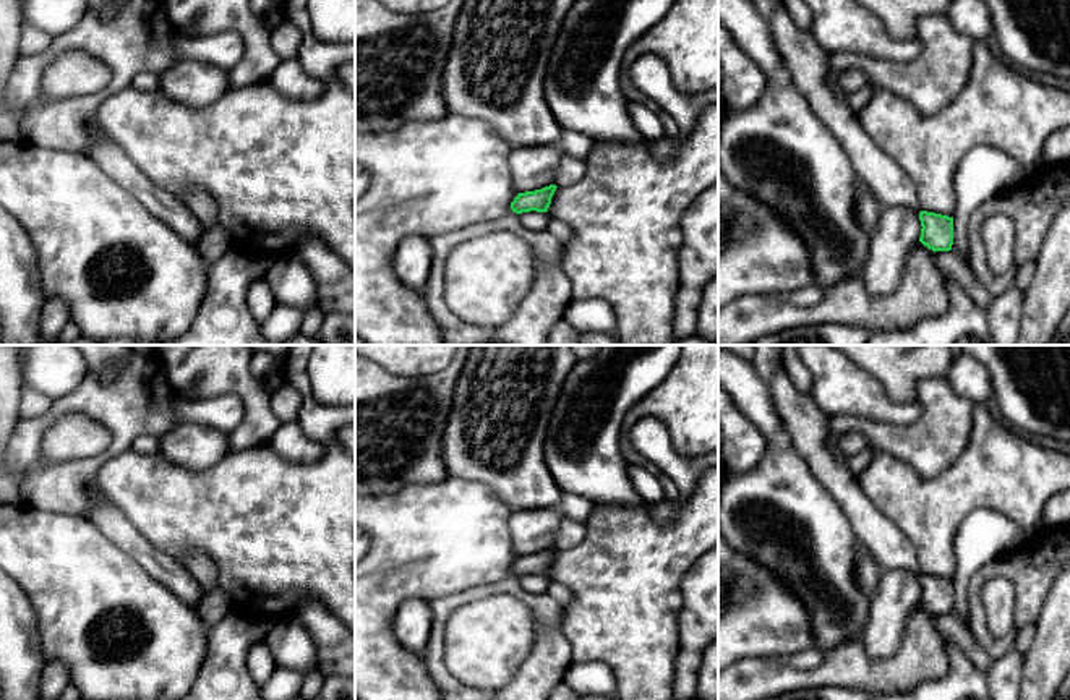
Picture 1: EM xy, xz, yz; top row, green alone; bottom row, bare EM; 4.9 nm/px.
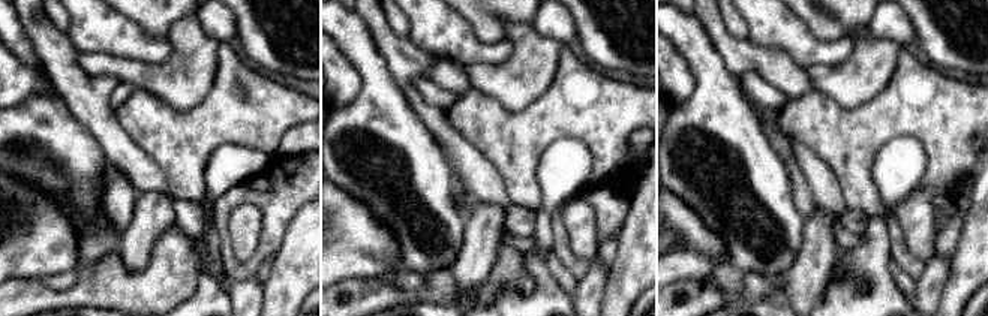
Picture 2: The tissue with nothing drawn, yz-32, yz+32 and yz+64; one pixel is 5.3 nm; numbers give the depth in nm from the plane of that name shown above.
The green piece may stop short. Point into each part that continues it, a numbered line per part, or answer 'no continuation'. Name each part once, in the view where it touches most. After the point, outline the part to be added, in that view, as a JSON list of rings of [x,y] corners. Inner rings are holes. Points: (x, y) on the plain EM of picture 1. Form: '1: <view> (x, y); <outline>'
no continuation

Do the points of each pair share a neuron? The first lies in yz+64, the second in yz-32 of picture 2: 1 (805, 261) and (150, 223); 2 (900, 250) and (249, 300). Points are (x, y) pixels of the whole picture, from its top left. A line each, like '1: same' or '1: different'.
1: same
2: different

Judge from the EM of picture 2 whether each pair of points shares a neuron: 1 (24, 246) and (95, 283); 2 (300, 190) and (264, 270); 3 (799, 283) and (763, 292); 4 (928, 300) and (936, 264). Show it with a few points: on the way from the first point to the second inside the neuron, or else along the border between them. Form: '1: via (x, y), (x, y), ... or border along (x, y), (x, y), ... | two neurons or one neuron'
1: border along (78, 267), (77, 270) | two neurons
2: border along (275, 255), (270, 255), (255, 274) | two neurons
3: border along (783, 294), (780, 300) | two neurons
4: via (928, 291), (936, 273) | one neuron

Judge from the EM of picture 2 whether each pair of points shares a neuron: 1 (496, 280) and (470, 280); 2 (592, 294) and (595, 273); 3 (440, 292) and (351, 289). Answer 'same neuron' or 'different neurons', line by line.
1: different neurons
2: same neuron
3: same neuron

